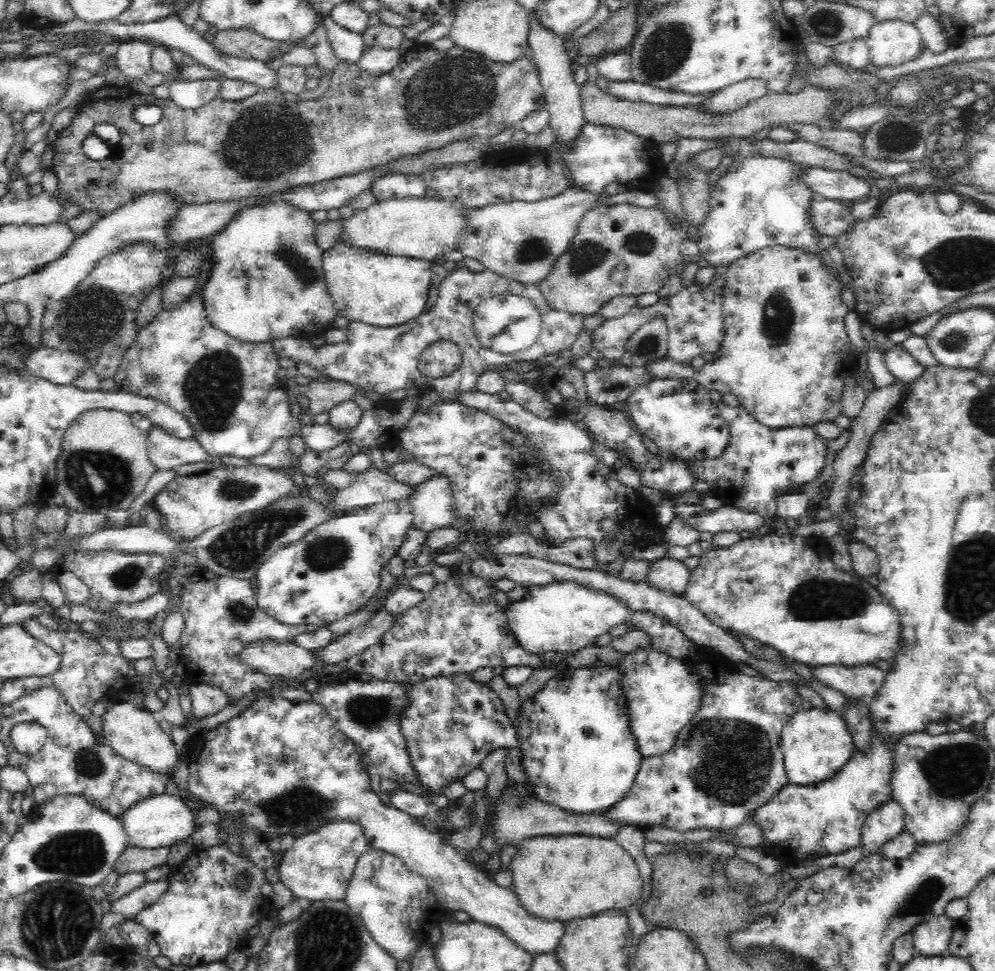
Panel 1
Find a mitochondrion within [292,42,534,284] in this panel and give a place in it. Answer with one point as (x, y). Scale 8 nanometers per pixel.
(453, 93)

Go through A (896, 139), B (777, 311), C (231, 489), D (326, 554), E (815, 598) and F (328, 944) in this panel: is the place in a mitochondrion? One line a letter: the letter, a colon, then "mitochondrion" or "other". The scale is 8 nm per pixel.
A: mitochondrion
B: mitochondrion
C: mitochondrion
D: mitochondrion
E: mitochondrion
F: mitochondrion

